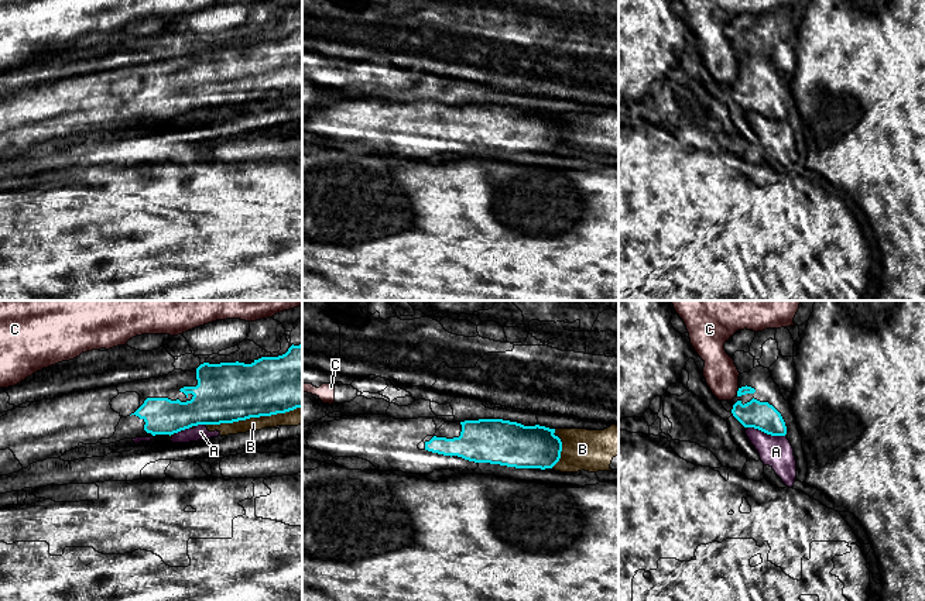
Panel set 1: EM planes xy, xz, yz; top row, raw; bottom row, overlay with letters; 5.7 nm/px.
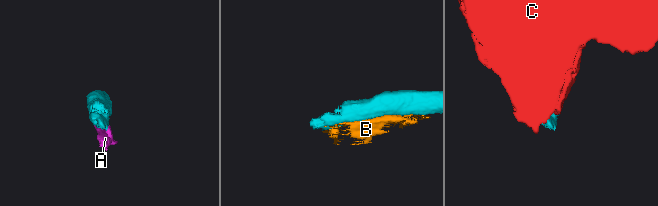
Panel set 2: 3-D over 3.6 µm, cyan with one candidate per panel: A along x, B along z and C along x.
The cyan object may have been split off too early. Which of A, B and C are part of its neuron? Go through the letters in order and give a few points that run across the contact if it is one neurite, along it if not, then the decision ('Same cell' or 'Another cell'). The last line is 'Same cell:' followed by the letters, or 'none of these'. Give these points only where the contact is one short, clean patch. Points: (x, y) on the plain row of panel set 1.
A: Another cell
B: Another cell
C: Line: yz (739, 72), (736, 79). Another cell
Same cell: none of these

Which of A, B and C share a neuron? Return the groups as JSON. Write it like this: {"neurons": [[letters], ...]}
{"neurons": [["A", "B"], ["C"]]}

